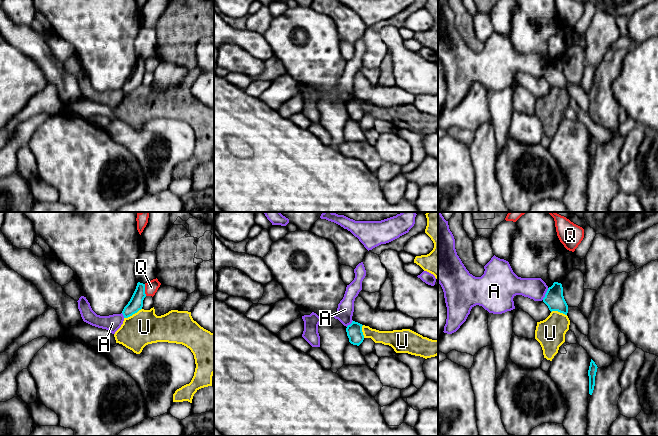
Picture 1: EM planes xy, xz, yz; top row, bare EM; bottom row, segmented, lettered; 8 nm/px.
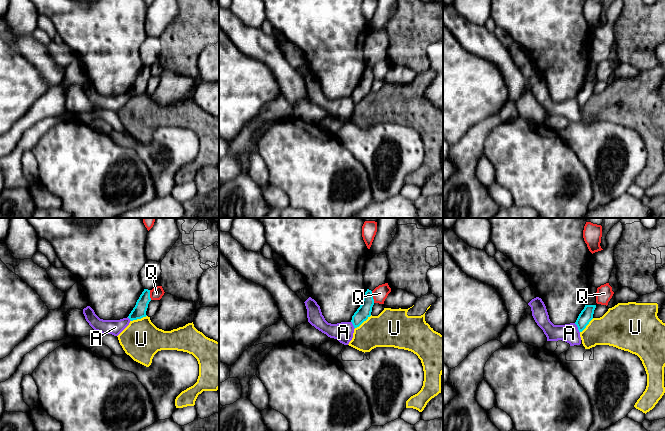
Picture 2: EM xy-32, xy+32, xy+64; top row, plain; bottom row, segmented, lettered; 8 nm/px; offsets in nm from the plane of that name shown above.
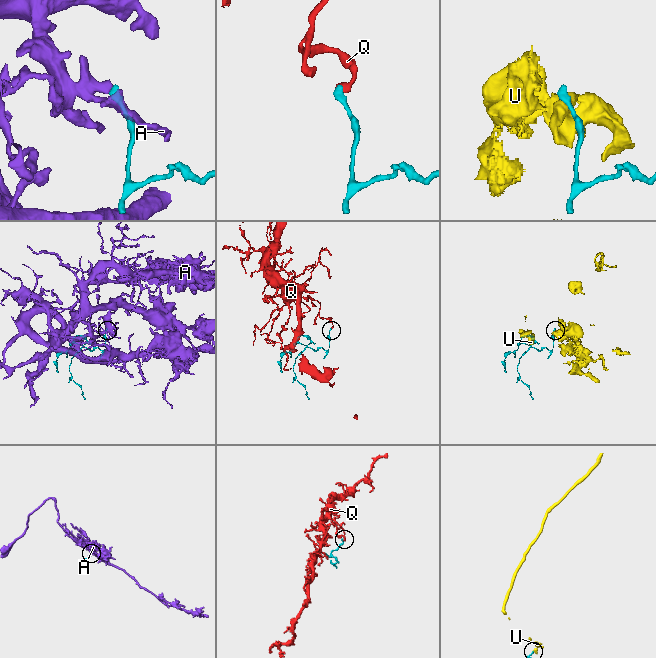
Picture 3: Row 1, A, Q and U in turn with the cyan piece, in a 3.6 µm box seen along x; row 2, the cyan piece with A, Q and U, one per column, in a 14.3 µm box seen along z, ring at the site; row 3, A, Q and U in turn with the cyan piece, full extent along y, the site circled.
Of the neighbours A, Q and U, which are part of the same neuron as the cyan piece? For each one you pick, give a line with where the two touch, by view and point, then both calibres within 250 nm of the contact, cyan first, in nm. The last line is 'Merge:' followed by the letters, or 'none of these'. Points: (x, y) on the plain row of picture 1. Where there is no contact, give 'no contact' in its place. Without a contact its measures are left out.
Merge: none of these

